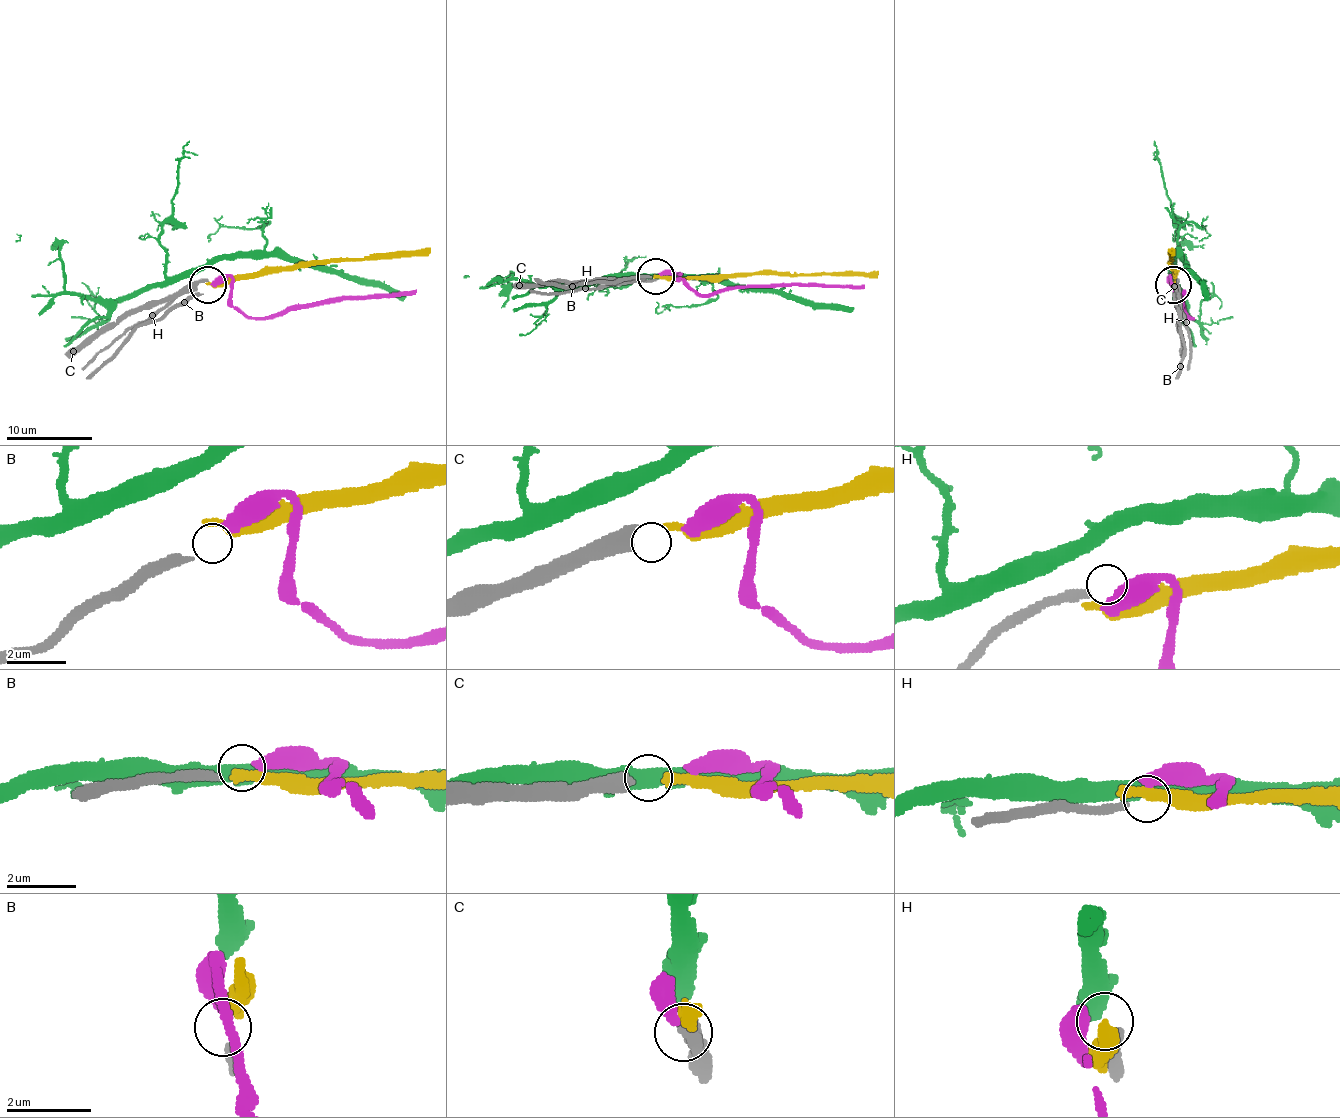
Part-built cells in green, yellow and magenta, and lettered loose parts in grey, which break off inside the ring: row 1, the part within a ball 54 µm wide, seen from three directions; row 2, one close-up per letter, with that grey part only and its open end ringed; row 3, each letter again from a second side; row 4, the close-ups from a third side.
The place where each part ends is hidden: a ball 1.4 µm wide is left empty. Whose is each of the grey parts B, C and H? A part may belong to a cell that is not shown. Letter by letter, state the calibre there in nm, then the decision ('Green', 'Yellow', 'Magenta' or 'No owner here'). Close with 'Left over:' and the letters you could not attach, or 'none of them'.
B: Thickness 280 nm. Magenta
C: Thickness 550 nm. Yellow
H: Thickness 240 nm. No owner here
Left over: H

